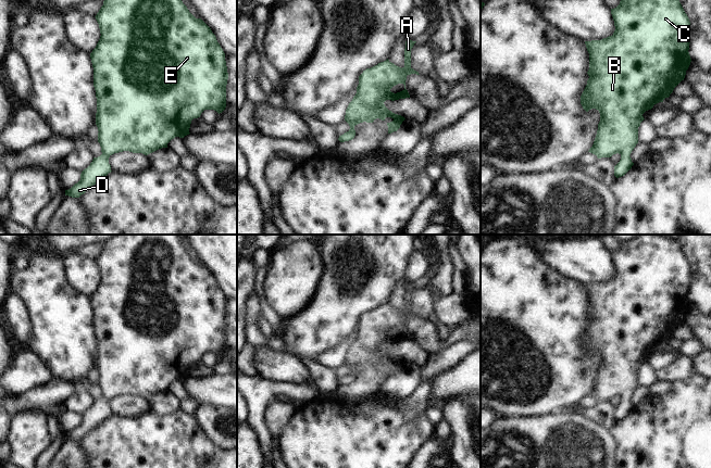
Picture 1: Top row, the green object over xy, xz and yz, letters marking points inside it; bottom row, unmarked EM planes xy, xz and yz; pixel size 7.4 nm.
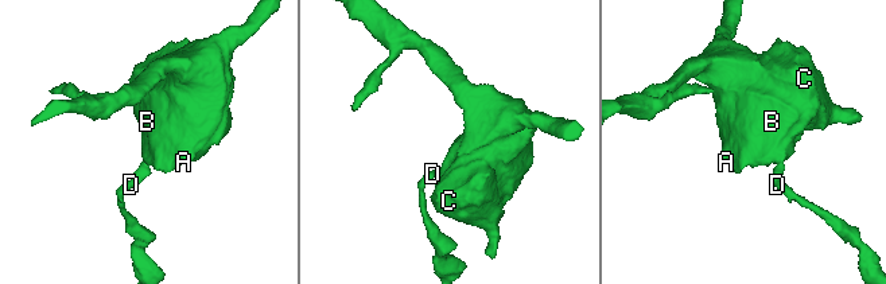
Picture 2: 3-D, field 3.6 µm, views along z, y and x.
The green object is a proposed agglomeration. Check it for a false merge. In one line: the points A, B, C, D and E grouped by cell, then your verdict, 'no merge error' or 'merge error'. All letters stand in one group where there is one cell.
A B C D E | no merge error

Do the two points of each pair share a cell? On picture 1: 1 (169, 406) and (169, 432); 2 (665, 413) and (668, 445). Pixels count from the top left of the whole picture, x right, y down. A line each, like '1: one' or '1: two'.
1: two
2: one

